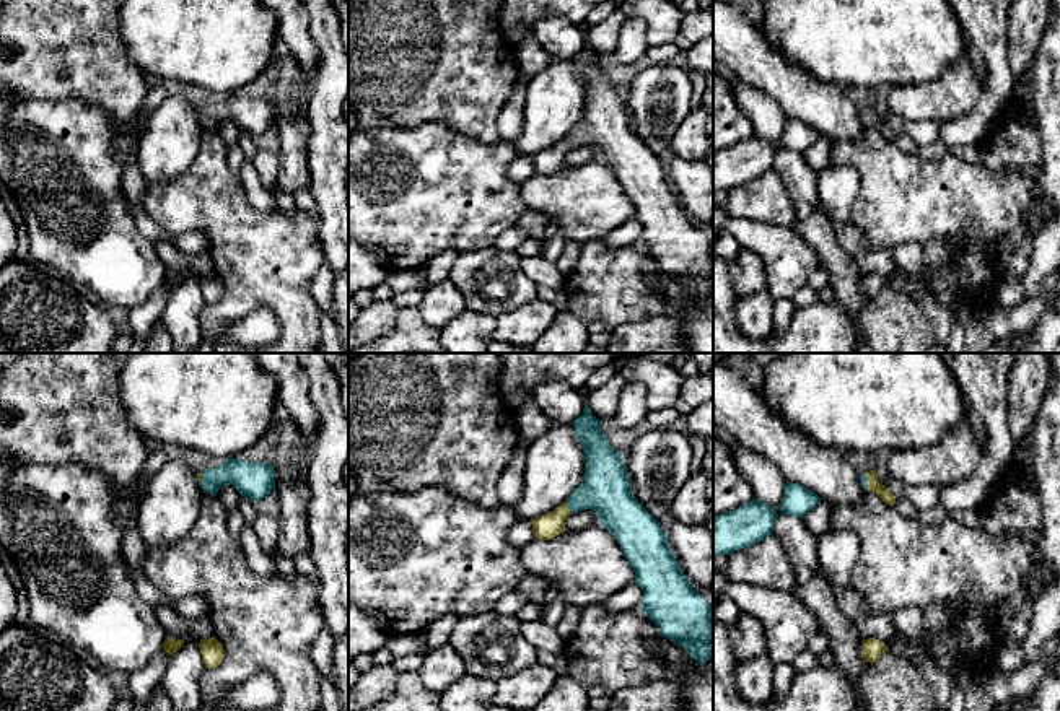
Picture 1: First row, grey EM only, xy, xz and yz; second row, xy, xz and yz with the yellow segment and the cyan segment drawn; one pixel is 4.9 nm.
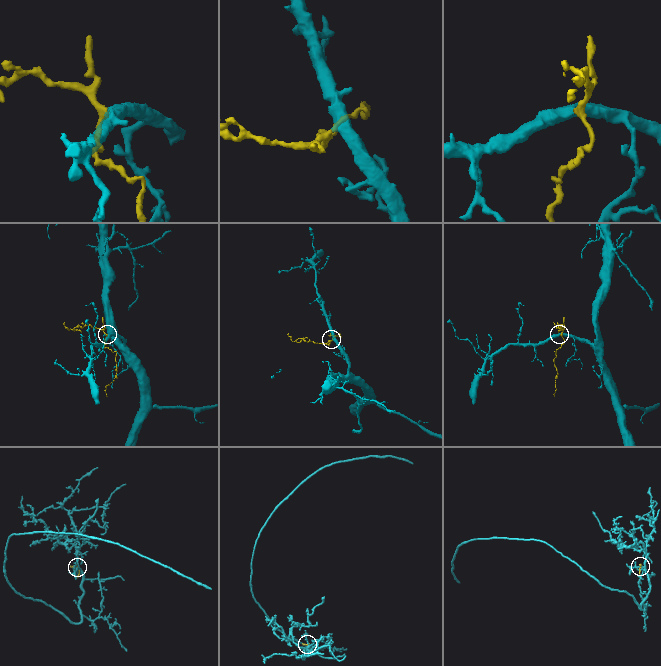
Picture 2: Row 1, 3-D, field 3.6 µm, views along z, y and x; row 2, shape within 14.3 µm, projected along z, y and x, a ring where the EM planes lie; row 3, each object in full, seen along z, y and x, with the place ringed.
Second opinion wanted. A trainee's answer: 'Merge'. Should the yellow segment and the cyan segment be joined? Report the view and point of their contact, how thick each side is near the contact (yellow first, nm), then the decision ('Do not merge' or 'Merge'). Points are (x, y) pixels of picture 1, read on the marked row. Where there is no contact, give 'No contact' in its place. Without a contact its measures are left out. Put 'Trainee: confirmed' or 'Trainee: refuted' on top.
Trainee: confirmed
Touches yellow at xz (567, 508). Thickness 130 nm (yellow) against 240 nm. Merge

